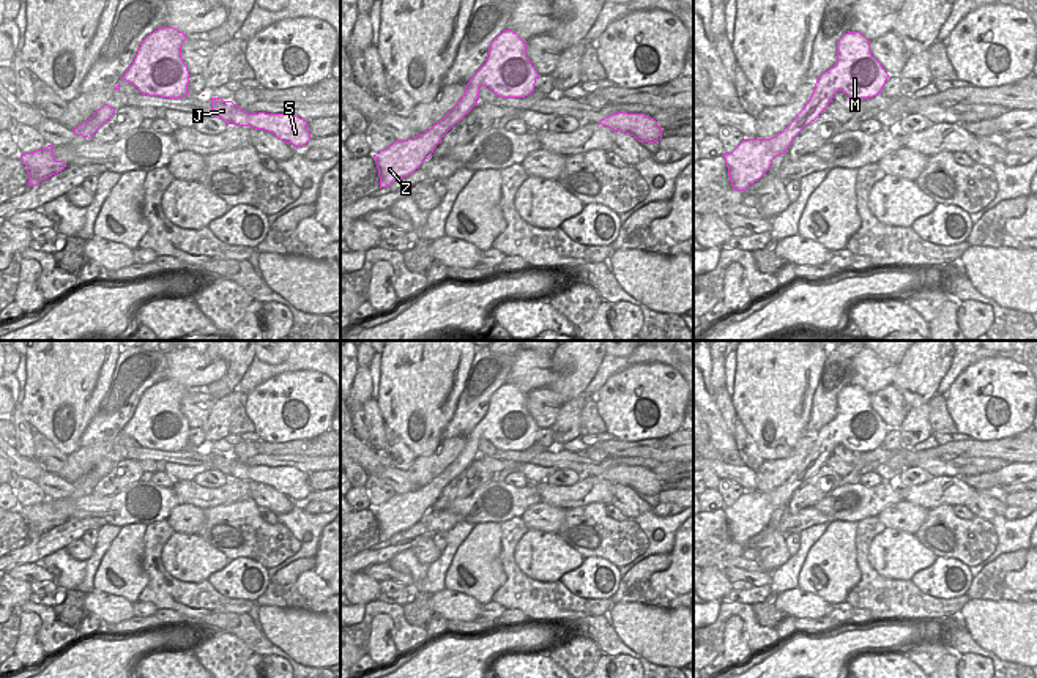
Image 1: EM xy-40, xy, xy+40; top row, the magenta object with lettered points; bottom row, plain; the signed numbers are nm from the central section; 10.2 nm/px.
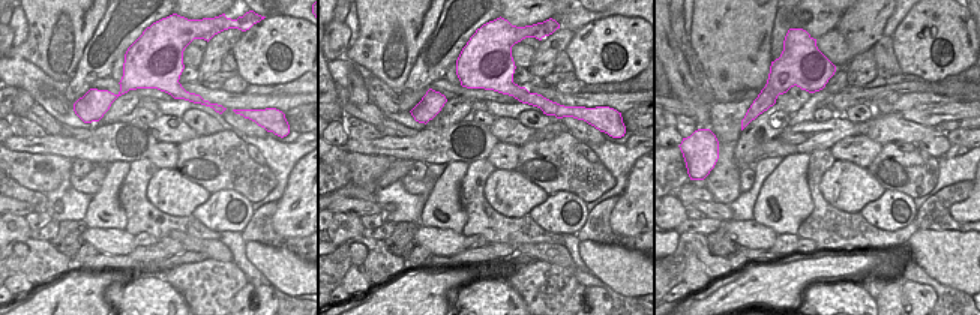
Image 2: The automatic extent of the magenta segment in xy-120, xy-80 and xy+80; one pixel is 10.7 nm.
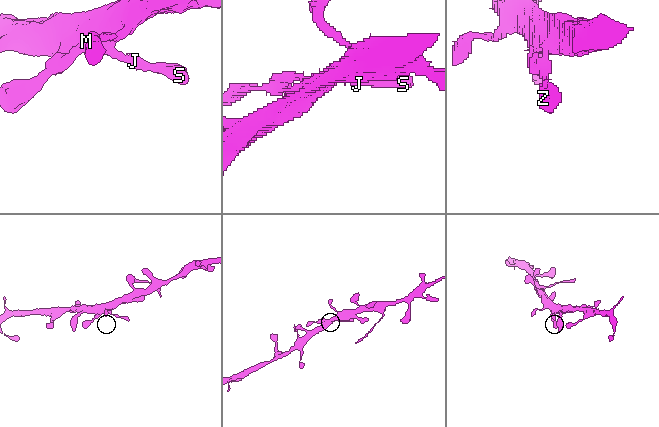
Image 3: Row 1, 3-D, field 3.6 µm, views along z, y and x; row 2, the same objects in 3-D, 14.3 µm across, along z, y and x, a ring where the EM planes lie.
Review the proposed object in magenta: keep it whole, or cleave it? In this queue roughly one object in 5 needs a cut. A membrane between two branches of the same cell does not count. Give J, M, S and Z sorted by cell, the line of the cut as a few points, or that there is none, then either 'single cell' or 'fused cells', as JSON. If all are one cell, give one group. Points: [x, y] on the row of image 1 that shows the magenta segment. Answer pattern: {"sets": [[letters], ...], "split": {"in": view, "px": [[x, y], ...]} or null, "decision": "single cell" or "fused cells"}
{"sets": [["J", "M", "S", "Z"]], "split": null, "decision": "single cell"}

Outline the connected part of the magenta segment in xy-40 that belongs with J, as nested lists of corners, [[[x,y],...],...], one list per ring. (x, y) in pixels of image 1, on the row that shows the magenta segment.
[[[211,98],[211,110],[214,117],[222,118],[227,126],[236,125],[263,129],[295,147],[304,147],[312,139],[307,121],[293,114],[249,114],[232,101],[222,101],[221,98]]]

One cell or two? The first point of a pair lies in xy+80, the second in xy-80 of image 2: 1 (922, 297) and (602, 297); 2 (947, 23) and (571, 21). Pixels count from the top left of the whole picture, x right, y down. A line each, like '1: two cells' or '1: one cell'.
1: one cell
2: two cells

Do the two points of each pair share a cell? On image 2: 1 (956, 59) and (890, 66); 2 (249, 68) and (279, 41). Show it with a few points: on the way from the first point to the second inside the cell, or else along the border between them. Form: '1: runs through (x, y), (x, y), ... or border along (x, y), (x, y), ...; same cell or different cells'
1: border along (890, 38), (895, 59), (902, 72); different cells
2: runs through (257, 60), (272, 44); same cell

